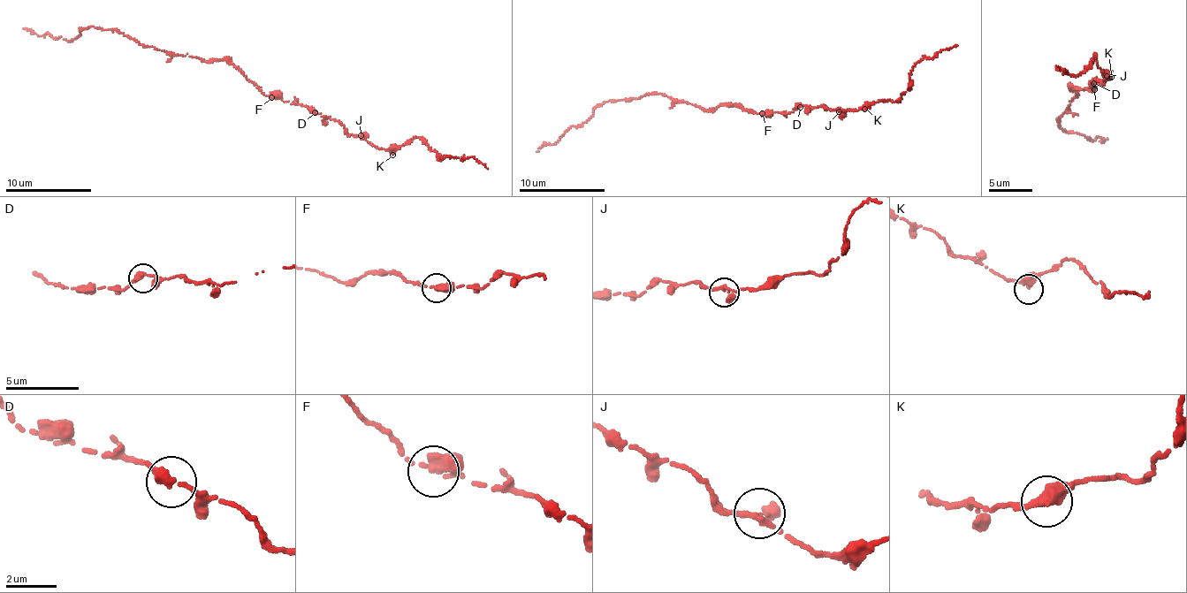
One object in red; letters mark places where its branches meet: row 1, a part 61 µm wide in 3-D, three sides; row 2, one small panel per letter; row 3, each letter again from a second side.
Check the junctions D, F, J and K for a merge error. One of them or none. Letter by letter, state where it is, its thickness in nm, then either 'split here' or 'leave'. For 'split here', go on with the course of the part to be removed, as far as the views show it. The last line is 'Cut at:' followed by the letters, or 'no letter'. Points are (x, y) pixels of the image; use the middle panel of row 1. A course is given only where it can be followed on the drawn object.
D: (800, 107) | 320 nm | leave
F: (762, 113) | 360 nm | leave
J: (839, 111) | 320 nm | leave
K: (864, 109) | 360 nm | leave
Cut at: no letter

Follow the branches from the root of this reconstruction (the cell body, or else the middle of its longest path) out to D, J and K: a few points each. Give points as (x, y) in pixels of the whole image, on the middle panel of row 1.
D: (756, 113), (789, 113), (800, 107)
J: (756, 113), (789, 113), (802, 104), (822, 106), (839, 111)
K: (756, 113), (789, 113), (802, 104), (853, 111), (864, 109)

